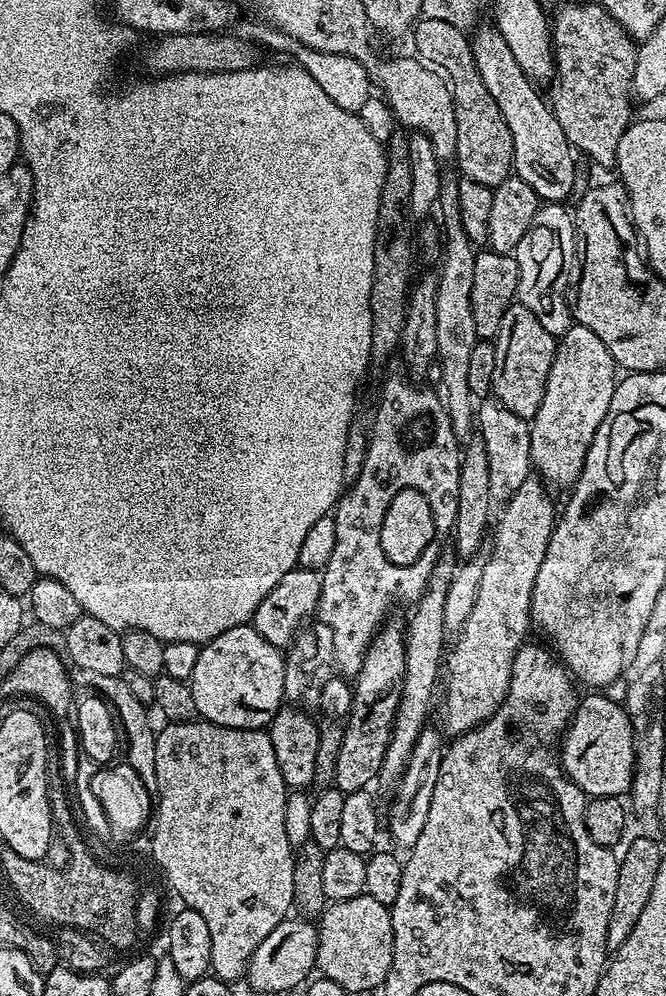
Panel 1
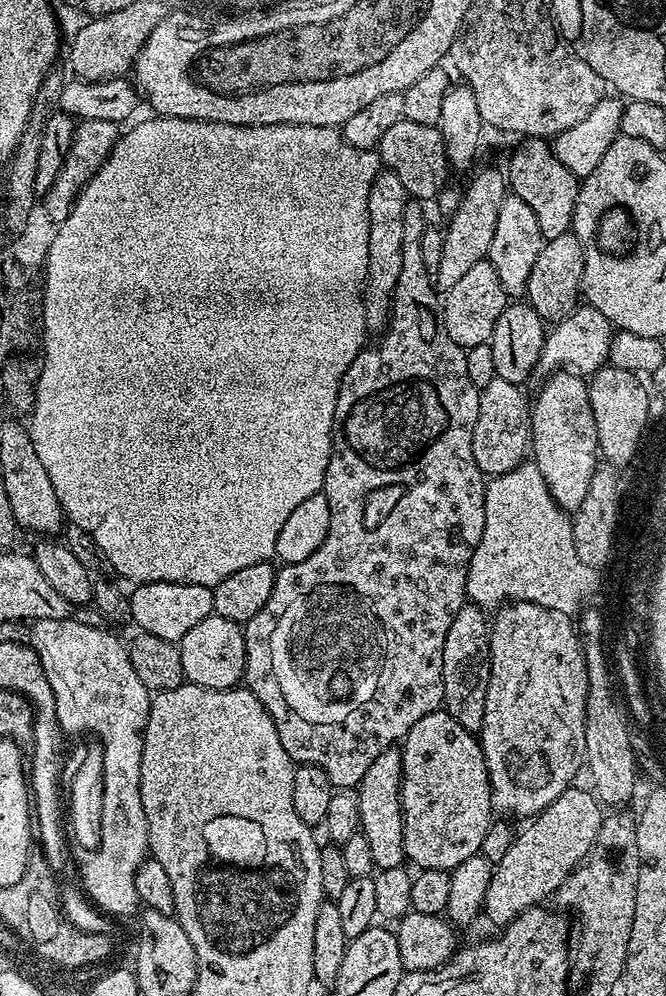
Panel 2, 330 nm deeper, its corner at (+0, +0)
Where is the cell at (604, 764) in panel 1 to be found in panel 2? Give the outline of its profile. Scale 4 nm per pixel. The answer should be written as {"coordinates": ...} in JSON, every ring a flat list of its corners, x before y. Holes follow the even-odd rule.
{"coordinates":[[437,710,426,714,422,718,418,718,418,722,414,722,414,726,410,726,410,730,404,736,402,741,402,782,400,783,400,812,404,815,404,854,409,861,413,860,417,865,417,869,423,870,442,870,448,872,453,868,457,868,462,862,466,862,466,858,477,855,482,846,482,838,486,838,486,830,491,826,494,819,494,809,492,807,492,787,488,781,488,767,484,761,484,752,480,749,479,739,473,733,467,732,462,726,458,726,458,722,454,722,452,715,443,710]]}

